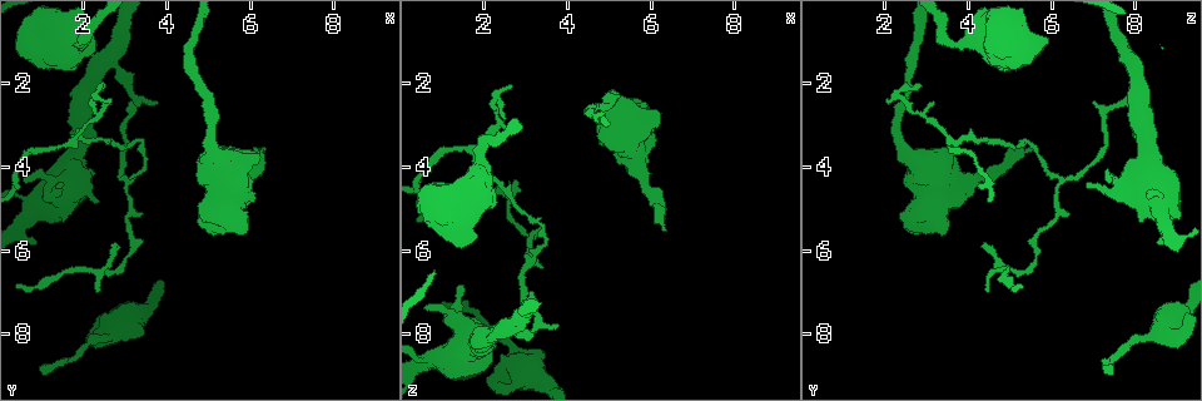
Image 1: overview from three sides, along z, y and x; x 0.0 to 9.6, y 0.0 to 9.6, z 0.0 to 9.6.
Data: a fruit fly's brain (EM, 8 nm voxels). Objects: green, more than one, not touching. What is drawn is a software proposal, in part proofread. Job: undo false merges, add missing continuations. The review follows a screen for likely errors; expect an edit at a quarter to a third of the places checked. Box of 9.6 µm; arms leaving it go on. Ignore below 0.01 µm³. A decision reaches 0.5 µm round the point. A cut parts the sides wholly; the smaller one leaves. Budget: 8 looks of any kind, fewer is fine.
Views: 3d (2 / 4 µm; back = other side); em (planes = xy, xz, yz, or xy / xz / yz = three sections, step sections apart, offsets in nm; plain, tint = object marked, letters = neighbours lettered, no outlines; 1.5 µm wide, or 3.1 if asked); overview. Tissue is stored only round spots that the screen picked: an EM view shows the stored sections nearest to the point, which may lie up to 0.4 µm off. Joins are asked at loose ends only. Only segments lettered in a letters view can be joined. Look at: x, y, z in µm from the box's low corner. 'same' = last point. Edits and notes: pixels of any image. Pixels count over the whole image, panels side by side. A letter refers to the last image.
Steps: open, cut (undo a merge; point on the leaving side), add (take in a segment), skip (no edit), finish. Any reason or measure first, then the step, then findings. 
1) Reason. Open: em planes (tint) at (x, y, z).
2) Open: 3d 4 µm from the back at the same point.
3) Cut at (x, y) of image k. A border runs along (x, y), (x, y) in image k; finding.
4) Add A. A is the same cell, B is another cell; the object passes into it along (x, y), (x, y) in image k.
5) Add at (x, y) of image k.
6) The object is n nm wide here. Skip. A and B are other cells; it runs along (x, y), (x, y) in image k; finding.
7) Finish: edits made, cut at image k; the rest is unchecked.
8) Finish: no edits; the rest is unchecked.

Thin end. Open: 3d 4 µm at (2.80, 5.80, 4.30).

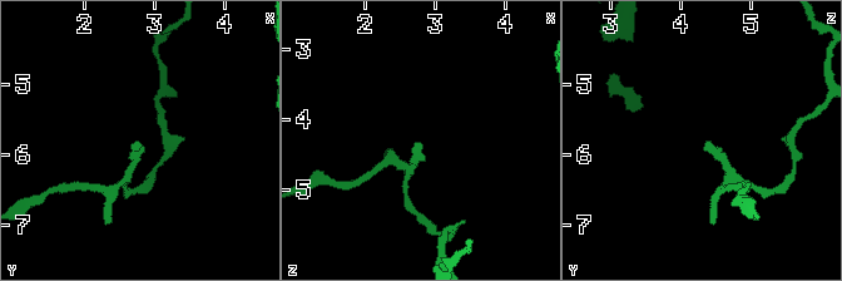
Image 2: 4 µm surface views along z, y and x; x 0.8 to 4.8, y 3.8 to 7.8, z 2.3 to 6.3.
Open: em planes (plain) at (2.80, 5.85, 4.35).

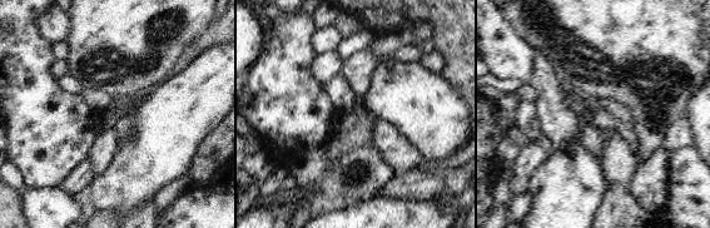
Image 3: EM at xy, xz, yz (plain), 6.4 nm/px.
Open: em planes (letters) at the same point.

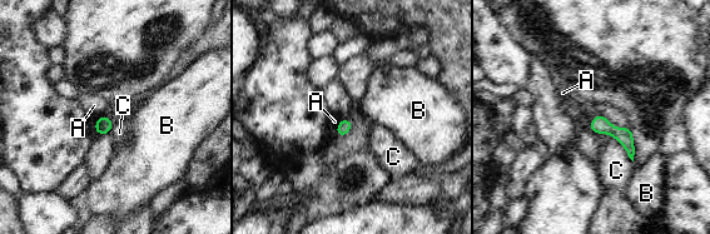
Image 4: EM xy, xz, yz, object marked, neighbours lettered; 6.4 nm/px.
The longest contact is with C, 320 nm. Skip. A, B and C are other cells; no lettered segment goes on from it.

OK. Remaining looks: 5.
Branch stops here. Open: em yz step 8 (letters) at (0.90, 8.80, 7.25).

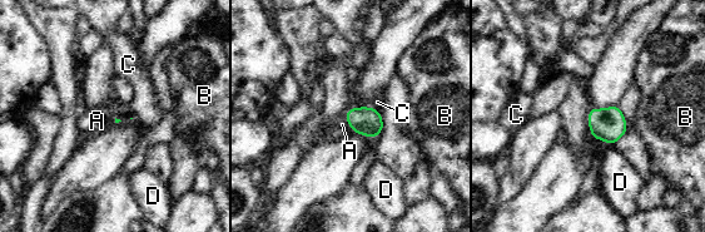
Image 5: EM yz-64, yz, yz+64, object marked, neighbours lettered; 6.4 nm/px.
Add A. A is the same cell, B, C and D are other cells; the neuron continues.

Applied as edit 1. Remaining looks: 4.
Open: 3d 4 µm at (0.85, 5.75, 8.60).

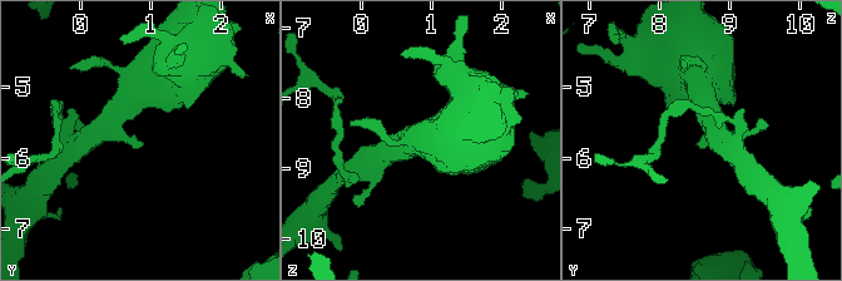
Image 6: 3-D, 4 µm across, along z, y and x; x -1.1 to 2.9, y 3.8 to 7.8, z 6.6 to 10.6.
Open: em planes (tint) at (0.90, 5.75, 8.55).

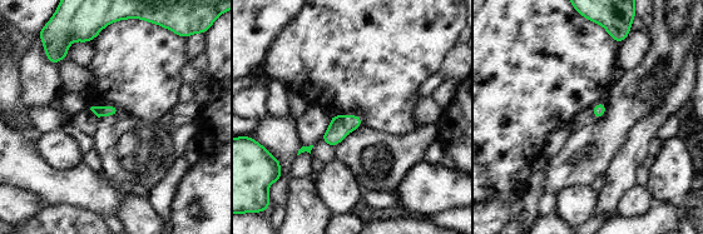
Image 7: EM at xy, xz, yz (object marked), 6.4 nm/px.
What lies round it. Open: em planes (letters) at the same point.

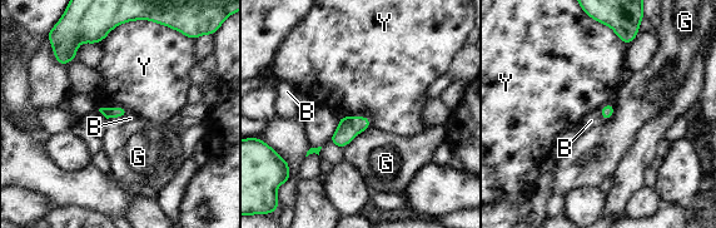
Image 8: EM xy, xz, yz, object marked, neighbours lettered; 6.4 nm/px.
The longest contact is with Y, 600 nm. Skip. B, G and Y are other cells; a border runs along (188, 36), (128, 20), (98, 43) in image 8; no lettered segment goes on from it.

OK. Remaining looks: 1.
Finish: edits made, add at image 5; the rest is unchecked.

